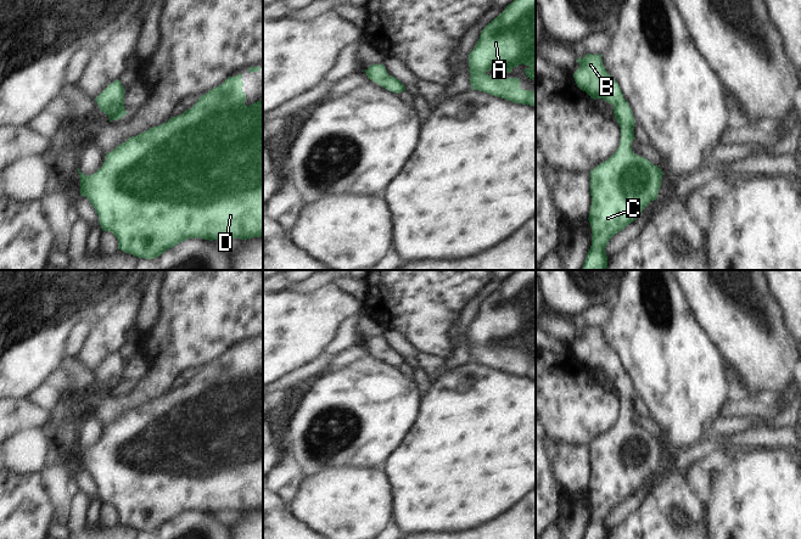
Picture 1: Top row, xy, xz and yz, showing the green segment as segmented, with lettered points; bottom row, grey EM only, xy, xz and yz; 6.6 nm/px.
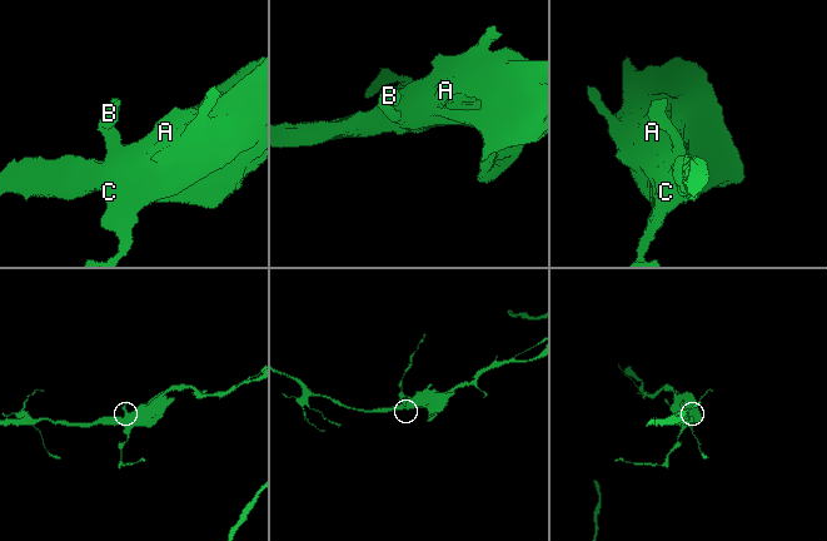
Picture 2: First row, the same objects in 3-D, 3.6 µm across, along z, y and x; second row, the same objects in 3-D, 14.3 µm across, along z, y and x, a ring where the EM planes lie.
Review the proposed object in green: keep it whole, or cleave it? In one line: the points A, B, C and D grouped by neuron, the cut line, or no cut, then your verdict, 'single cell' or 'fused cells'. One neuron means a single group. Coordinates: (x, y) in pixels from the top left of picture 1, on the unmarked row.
A B C D; no cut; single cell

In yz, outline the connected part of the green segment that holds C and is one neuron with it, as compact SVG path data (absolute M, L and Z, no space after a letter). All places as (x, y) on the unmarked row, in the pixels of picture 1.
M587 326L583 331L577 331L579 339L573 350L577 359L592 371L603 371L614 378L615 392L621 400L621 414L617 423L607 433L590 443L592 478L588 493L592 499L592 518L583 539L607 539L605 521L610 511L633 495L643 482L657 471L663 448L657 438L632 423L635 393L618 356L606 344L601 329Z

